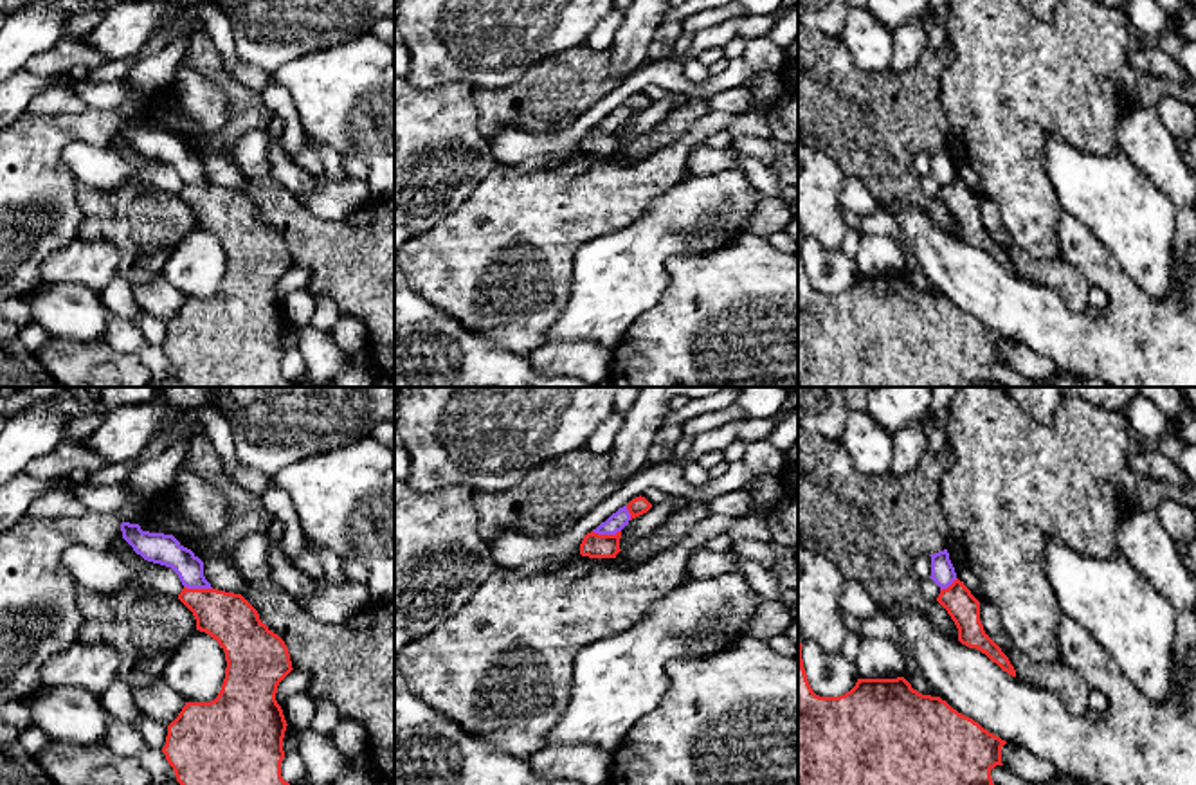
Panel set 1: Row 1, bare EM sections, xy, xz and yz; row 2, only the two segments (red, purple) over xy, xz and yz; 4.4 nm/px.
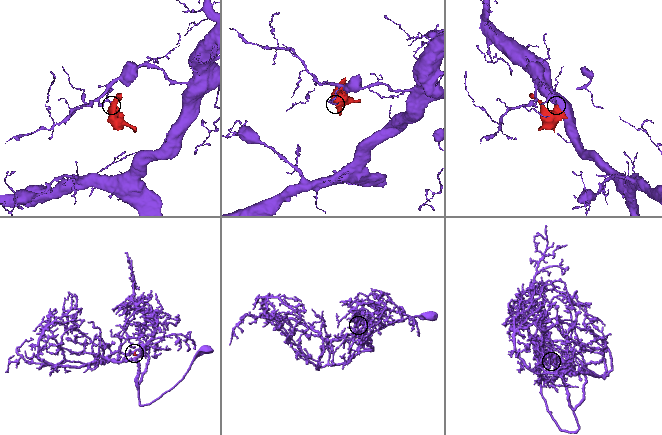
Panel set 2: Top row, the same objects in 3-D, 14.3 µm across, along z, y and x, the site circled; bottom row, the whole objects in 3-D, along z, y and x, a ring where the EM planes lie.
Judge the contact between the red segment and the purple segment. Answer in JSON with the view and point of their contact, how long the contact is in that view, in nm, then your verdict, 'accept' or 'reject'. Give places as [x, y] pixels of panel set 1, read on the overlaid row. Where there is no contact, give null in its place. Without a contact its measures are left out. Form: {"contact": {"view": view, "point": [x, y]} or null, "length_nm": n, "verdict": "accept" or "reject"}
{"contact": {"view": "xy", "point": [199, 589]}, "length_nm": 130, "verdict": "reject"}

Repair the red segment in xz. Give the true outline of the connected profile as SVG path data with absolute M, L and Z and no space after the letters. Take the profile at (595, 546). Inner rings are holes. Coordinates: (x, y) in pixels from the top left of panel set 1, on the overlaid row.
M621 531L616 535L587 533L580 544L580 555L589 558L616 558L620 549Z

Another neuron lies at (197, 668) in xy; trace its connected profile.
M195 630L171 655L162 679L186 702L211 702L225 679L225 652L209 634Z

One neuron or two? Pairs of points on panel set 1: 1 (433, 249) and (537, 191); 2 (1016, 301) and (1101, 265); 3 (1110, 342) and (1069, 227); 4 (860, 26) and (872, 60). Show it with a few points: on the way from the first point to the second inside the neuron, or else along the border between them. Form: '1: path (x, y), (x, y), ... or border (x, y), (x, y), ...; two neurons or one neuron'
1: path (458, 249), (480, 249), (512, 216); one neuron
2: path (1052, 323), (1103, 323), (1115, 310), (1115, 301); one neuron
3: path (1117, 314), (1117, 285), (1090, 256); one neuron
4: path (863, 35), (872, 51); one neuron

